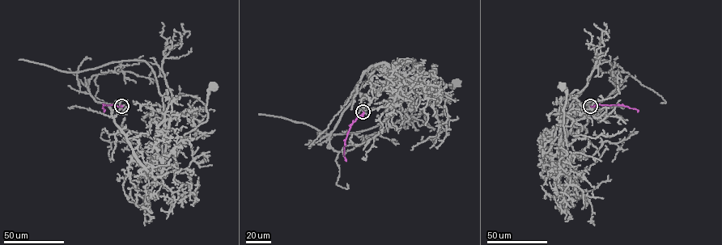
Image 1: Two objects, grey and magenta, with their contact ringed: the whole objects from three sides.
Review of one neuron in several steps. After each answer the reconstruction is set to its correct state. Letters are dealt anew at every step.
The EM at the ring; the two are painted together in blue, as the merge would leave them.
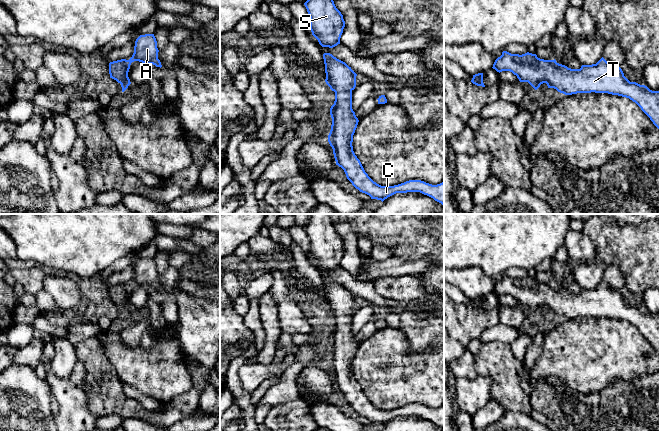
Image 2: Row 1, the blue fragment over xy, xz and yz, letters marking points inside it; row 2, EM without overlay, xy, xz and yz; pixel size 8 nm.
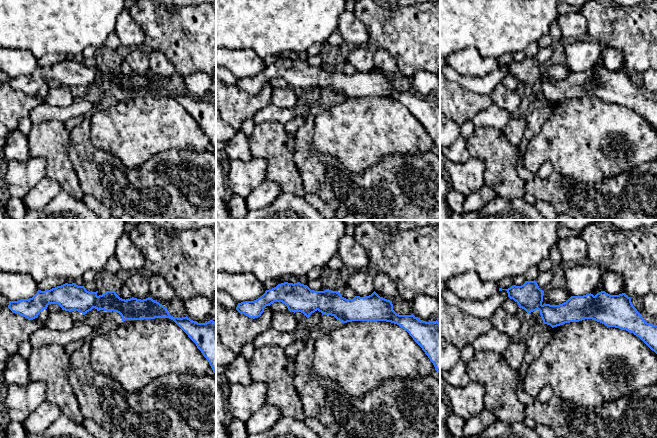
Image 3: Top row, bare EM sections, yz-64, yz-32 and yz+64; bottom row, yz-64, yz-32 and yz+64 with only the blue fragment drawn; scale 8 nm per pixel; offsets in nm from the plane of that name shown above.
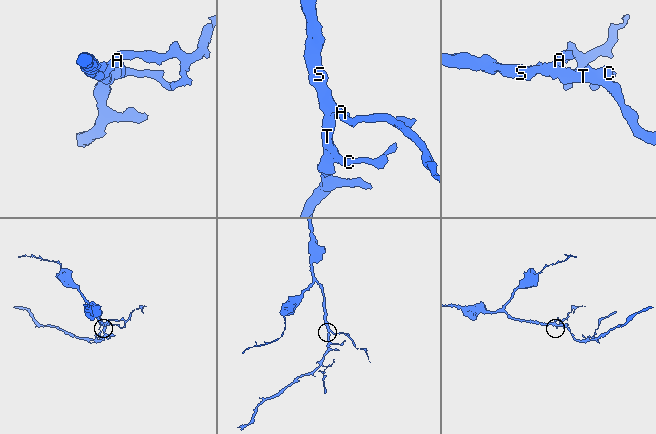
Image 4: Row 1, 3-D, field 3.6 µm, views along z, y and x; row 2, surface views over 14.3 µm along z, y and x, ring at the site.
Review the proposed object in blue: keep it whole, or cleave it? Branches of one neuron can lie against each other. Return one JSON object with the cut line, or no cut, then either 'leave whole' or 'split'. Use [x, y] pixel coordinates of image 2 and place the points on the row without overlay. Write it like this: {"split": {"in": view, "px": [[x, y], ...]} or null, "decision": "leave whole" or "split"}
{"split": null, "decision": "leave whole"}

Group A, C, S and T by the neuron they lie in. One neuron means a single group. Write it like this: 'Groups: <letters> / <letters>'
Groups: A C S T

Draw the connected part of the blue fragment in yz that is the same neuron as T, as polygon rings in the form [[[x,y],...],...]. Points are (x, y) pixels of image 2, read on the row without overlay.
[[[503,275],[493,293],[510,295],[520,306],[528,306],[535,314],[546,307],[565,319],[577,317],[608,317],[629,322],[650,342],[659,353],[659,315],[630,306],[620,291],[608,287],[603,281],[592,289],[571,293],[556,284],[544,284],[536,278],[511,278]]]

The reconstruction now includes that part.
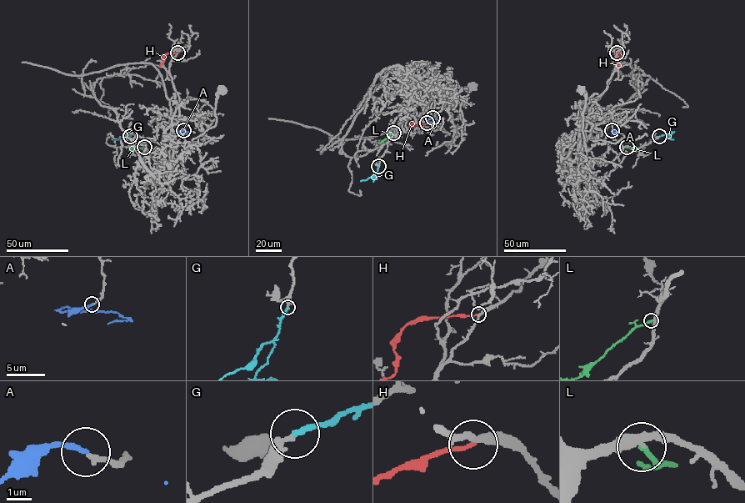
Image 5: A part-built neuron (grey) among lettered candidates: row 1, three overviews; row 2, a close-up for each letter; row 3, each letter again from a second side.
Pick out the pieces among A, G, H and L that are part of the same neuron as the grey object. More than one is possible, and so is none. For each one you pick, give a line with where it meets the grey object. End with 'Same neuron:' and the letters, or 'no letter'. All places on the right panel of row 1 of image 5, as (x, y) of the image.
A: contact (612, 130)
G: contact (659, 136)
L: contact (627, 147)
Same neuron: A, G, L

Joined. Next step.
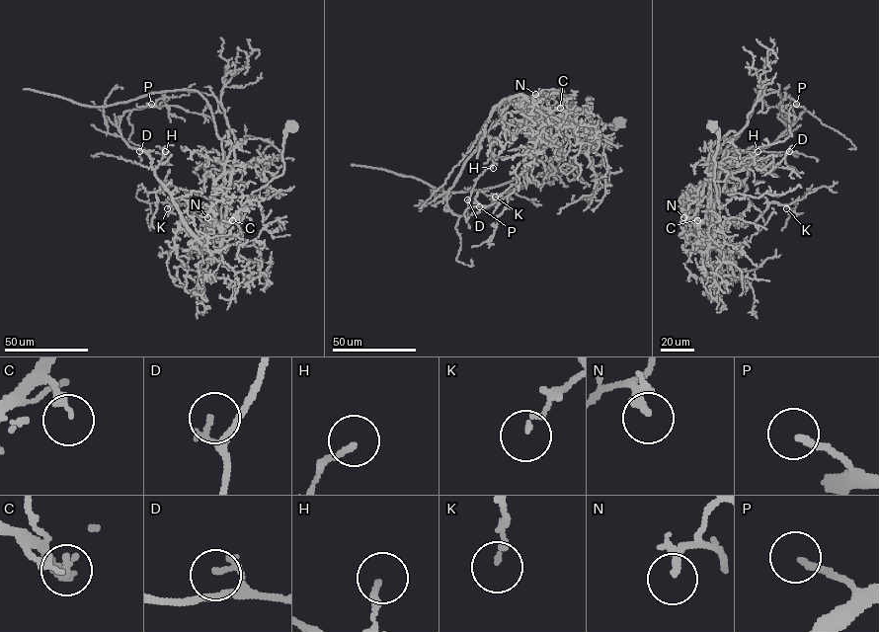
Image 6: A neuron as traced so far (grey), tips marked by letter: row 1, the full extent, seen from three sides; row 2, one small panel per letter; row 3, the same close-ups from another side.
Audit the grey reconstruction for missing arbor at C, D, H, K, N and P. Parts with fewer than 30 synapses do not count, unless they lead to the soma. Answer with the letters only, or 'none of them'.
C, N, P

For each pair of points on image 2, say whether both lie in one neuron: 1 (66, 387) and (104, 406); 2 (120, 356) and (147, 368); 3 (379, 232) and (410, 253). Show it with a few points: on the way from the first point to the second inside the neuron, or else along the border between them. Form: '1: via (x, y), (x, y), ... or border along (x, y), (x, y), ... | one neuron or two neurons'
1: border along (85, 375), (87, 407), (98, 417) | two neurons
2: via (127, 361), (140, 368) | one neuron
3: via (387, 232), (402, 245) | one neuron

